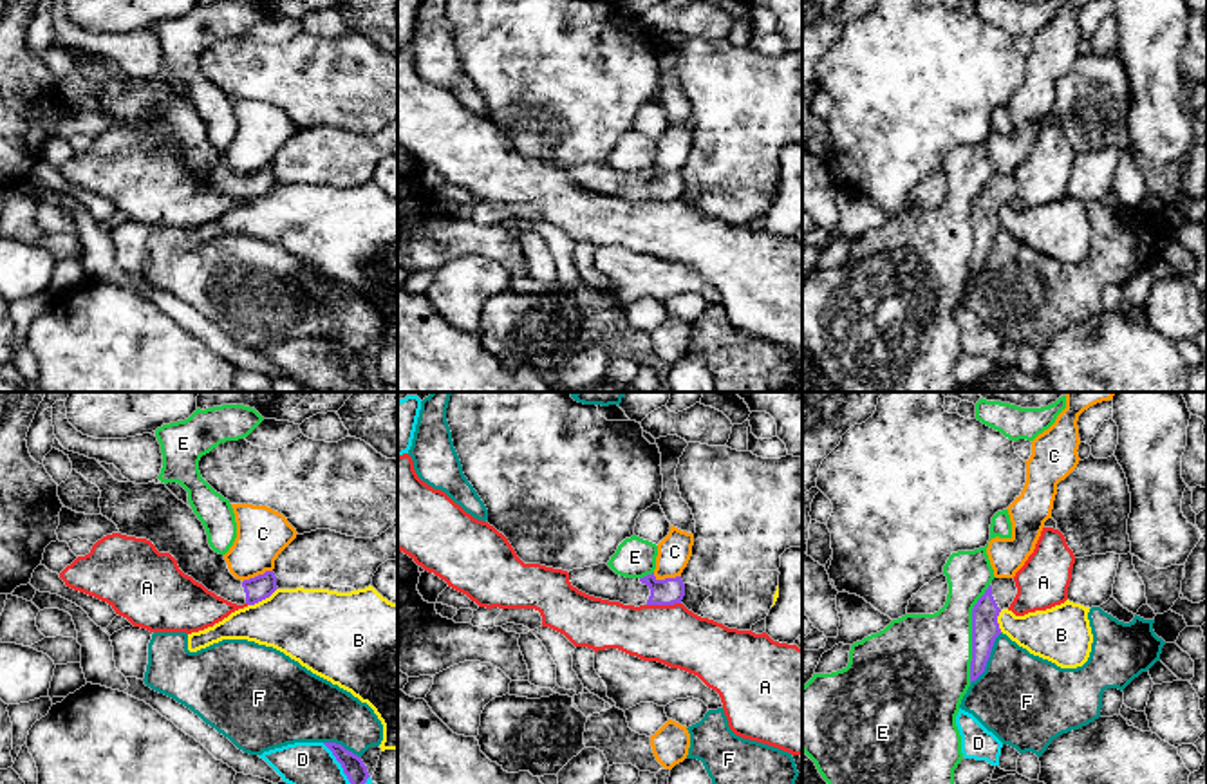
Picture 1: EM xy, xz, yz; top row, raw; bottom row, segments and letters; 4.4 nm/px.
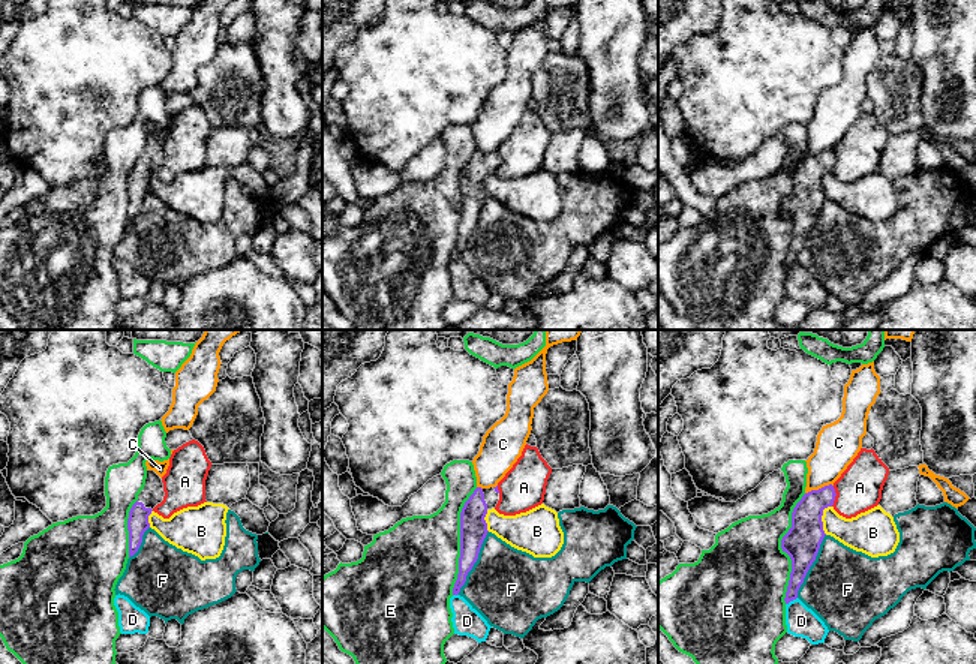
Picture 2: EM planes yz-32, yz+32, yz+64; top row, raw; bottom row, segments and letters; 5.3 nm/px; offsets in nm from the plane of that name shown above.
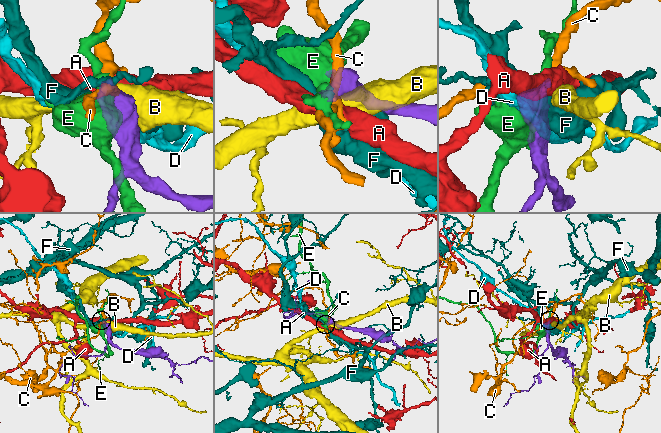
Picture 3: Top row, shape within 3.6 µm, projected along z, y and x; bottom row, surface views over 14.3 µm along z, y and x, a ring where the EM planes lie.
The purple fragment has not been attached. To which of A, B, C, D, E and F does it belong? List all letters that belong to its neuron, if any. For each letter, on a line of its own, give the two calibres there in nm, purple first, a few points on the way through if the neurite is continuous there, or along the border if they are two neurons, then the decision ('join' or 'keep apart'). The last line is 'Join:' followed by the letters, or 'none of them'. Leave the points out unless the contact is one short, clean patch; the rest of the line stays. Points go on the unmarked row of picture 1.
A: 120/260 nm | along xz (680, 197), (647, 201) | keep apart
B: 110/340 nm | keep apart
C: 120/150 nm | keep apart
D: 100/220 nm | keep apart
E: 120/420 nm | keep apart
F: 120/400 nm | keep apart
Join: none of them

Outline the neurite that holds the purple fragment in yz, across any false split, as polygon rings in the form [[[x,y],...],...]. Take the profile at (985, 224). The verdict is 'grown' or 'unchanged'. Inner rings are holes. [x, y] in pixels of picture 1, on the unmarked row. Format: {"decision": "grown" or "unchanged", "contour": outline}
{"decision": "grown", "contour": [[[994,173],[985,190],[972,204],[972,257],[970,278],[976,276],[987,262],[996,233],[1001,229],[997,211],[1008,204],[1017,190],[1014,173]]]}

